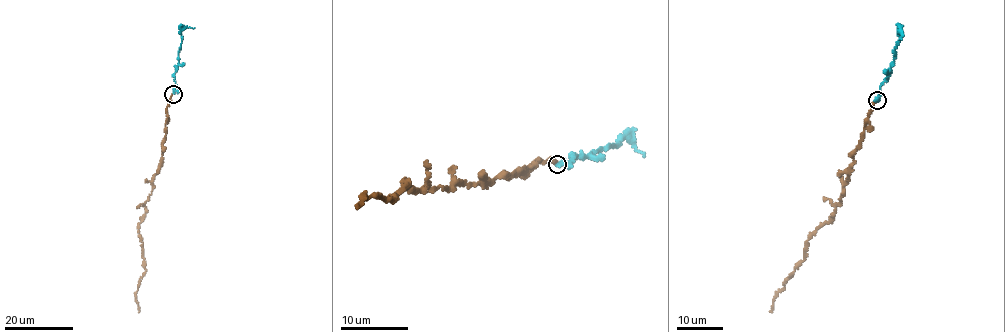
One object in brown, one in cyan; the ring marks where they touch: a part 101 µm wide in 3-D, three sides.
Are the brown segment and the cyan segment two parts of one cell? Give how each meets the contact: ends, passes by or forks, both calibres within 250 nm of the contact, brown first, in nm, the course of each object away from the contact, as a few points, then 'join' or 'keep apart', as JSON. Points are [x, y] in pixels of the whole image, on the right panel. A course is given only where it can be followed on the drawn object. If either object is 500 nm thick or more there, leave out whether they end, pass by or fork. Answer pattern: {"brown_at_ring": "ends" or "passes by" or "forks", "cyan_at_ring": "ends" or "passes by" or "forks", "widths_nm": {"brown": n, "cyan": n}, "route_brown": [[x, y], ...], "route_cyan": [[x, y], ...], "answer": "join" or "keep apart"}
{"brown_at_ring": "ends", "cyan_at_ring": "passes by", "widths_nm": {"brown": 220, "cyan": 130}, "route_brown": [[877, 100], [864, 121], [862, 140], [852, 155], [833, 218], [807, 242], [805, 257], [770, 311]], "route_cyan": [[878, 101], [900, 31], [900, 40]], "answer": "join"}

